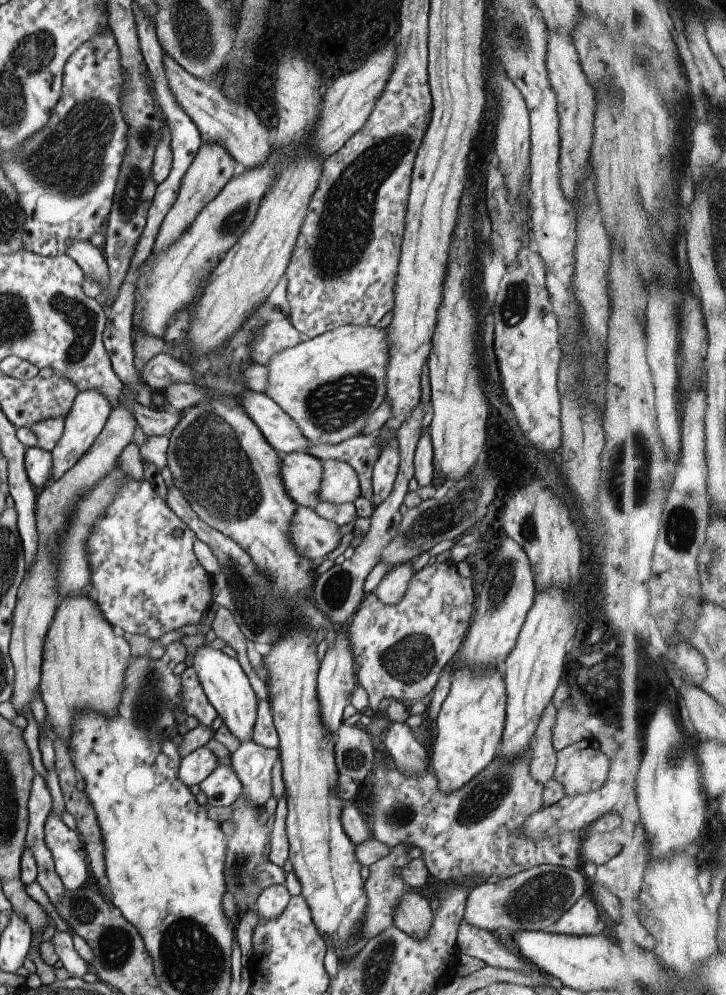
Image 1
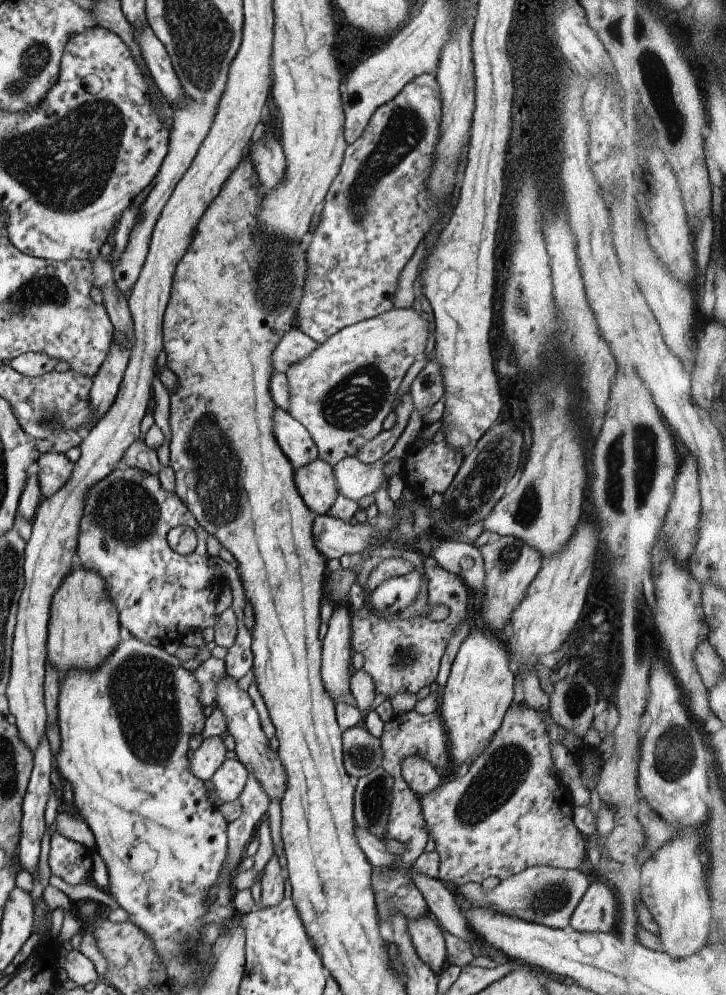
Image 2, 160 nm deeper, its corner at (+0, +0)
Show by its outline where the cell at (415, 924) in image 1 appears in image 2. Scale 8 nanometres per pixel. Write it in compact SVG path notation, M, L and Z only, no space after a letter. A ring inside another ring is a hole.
M430 914L411 920L409 931L417 955L435 972L436 976L451 965L448 961L444 934Z

